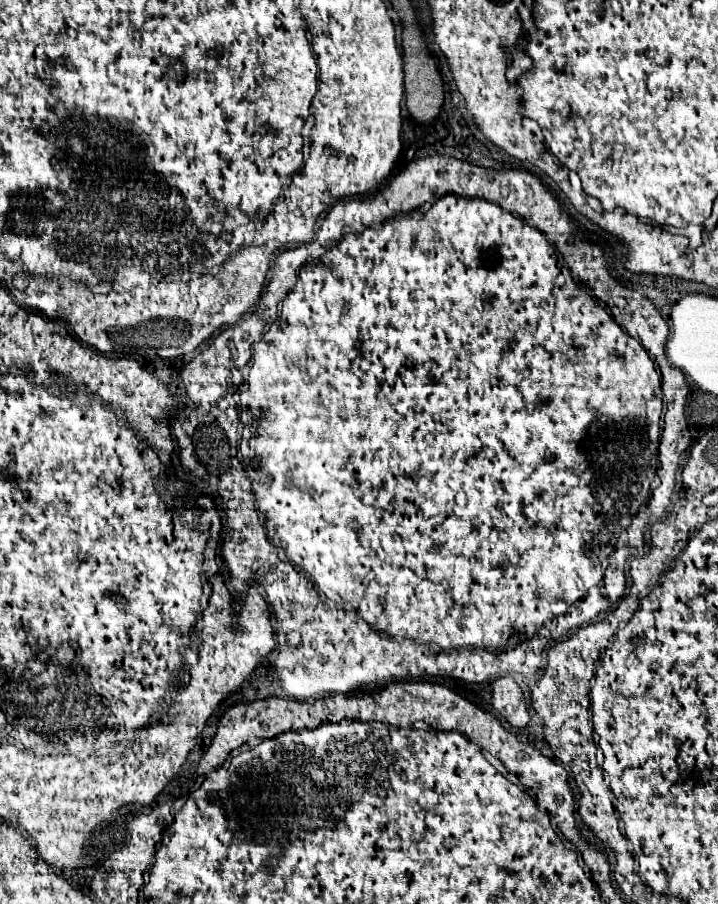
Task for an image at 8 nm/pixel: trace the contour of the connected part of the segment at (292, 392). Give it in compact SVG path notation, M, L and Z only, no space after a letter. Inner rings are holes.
M432 155L432 156L427 156L427 157L422 157L422 158L420 158L420 159L418 159L418 161L412 161L412 163L409 163L409 164L408 164L408 166L407 166L407 167L406 167L406 168L405 168L405 169L404 169L404 170L403 170L403 171L402 171L402 172L400 172L400 173L399 173L399 175L396 175L396 176L394 176L394 177L393 177L393 178L392 178L392 179L391 179L391 180L390 180L390 181L389 181L389 182L388 182L388 184L387 184L387 185L385 185L385 186L384 186L384 187L383 187L383 188L381 188L381 189L380 189L380 191L379 191L379 192L378 192L378 193L377 193L377 194L375 194L375 195L373 195L373 197L370 197L370 198L373 198L373 199L368 199L368 198L366 198L366 200L354 200L354 199L352 199L352 200L348 200L348 201L340 201L340 202L337 202L337 203L338 203L338 204L335 204L335 205L334 205L334 206L332 206L332 207L331 207L331 208L330 208L330 209L329 209L329 211L328 211L328 212L327 212L327 213L326 213L326 215L325 215L325 217L324 217L324 218L323 218L323 219L322 219L322 221L321 221L321 222L320 222L320 223L319 223L319 229L317 229L317 231L320 231L320 232L318 232L318 233L321 233L321 234L320 234L320 235L319 235L319 237L318 237L318 236L317 236L317 237L316 237L316 238L314 238L314 240L316 240L316 241L318 241L318 242L320 242L320 241L321 241L321 243L322 243L322 242L323 242L323 241L324 241L324 239L326 239L326 238L327 238L327 236L328 236L328 241L327 241L327 242L326 242L326 243L328 243L328 245L329 245L329 240L332 240L332 241L330 241L330 242L334 242L334 241L335 241L335 242L336 242L336 243L334 243L334 245L332 245L332 249L330 249L330 251L326 251L326 253L324 253L324 255L322 255L322 257L318 257L318 259L316 259L316 261L312 261L312 263L309 263L309 261L310 261L310 260L311 260L311 259L310 259L310 257L311 257L311 255L310 255L310 254L308 254L308 253L307 253L307 254L306 254L306 252L308 252L308 249L309 249L309 246L312 246L312 242L311 242L311 243L307 243L307 244L303 244L303 245L302 245L302 246L301 246L301 247L299 247L299 248L298 248L298 249L294 249L294 250L287 250L287 251L285 251L285 252L284 252L284 253L282 253L282 254L280 254L280 255L279 255L279 256L277 256L277 258L276 258L276 259L277 259L277 260L276 260L276 263L275 263L275 264L274 264L274 266L273 266L273 267L274 267L274 268L273 268L273 273L272 273L272 276L271 276L271 278L270 278L270 280L269 280L269 281L268 281L268 282L267 282L267 286L266 286L266 290L265 290L265 291L264 291L264 293L263 293L263 295L262 295L262 297L261 297L261 298L260 298L260 300L259 300L259 302L258 302L258 304L257 304L257 306L256 306L256 307L257 307L257 310L255 310L255 311L253 311L253 310L251 310L251 311L248 311L248 312L246 312L246 313L245 313L245 314L244 314L244 316L243 316L243 317L242 317L242 319L241 319L241 320L240 320L240 321L238 321L238 322L237 322L237 323L236 323L236 324L235 324L235 325L230 325L230 327L226 327L226 329L222 329L222 331L220 331L220 333L218 333L218 337L214 337L214 339L212 339L212 341L210 341L210 343L208 343L208 347L206 347L206 349L204 349L204 351L200 351L200 353L198 353L198 355L196 355L196 357L194 357L194 359L192 359L192 361L190 361L190 363L188 363L188 365L184 365L184 369L182 369L182 373L180 373L180 375L182 375L182 379L184 379L184 381L186 381L186 397L188 397L188 403L186 403L186 405L180 405L180 407L178 407L178 409L176 409L176 411L174 411L174 419L172 419L172 425L170 425L170 427L172 427L172 433L174 433L174 437L176 437L176 443L178 443L178 447L180 447L180 449L178 449L178 457L180 457L180 465L182 465L182 469L184 469L184 473L186 473L186 477L188 477L188 479L190 479L190 481L192 481L192 483L194 483L194 481L196 481L196 487L198 487L198 489L200 489L200 491L202 491L202 493L206 493L206 495L210 495L210 497L212 497L212 499L214 499L214 507L216 507L216 511L218 511L218 513L220 513L220 517L222 517L222 531L220 531L220 537L222 537L222 541L220 541L220 555L222 555L222 561L224 561L224 567L226 567L226 571L228 571L228 577L230 577L230 585L232 585L232 589L234 589L234 591L236 591L236 593L238 593L238 595L246 595L246 593L248 593L248 589L250 589L250 587L252 587L252 585L256 585L256 583L258 583L258 585L260 585L260 587L262 587L262 589L264 589L264 593L266 593L266 595L264 595L264 599L266 599L266 603L268 603L268 607L269 607L269 613L270 613L270 618L271 618L271 622L272 622L272 624L273 624L273 627L274 627L274 629L276 629L276 633L277 633L277 643L278 643L278 655L276 655L276 661L274 661L274 671L276 671L276 677L278 677L278 681L280 681L280 685L282 685L282 689L284 689L284 693L286 693L286 695L288 695L288 697L290 697L290 699L300 699L300 701L302 701L302 699L306 699L306 697L328 697L328 695L334 695L334 693L354 693L354 691L356 691L356 689L358 689L358 691L364 691L364 687L366 687L366 691L368 691L368 689L384 689L384 687L386 687L386 685L388 685L388 683L390 683L390 681L404 681L404 679L408 679L408 681L414 681L414 679L420 679L420 677L422 677L422 679L426 679L426 677L444 677L444 675L454 675L454 679L458 679L458 681L466 681L466 682L462 682L462 686L464 686L464 687L463 687L463 688L462 688L462 692L463 692L463 691L464 691L464 692L465 692L465 694L467 694L467 684L476 684L476 683L484 683L484 681L488 681L488 682L489 682L489 683L490 683L490 685L491 685L491 683L492 683L492 682L493 682L493 681L494 681L494 680L495 680L495 679L497 679L497 678L499 678L499 677L504 677L504 676L507 676L507 675L524 675L524 677L526 677L526 675L534 675L534 673L538 673L538 671L540 671L540 667L542 667L542 655L544 655L544 651L546 651L546 647L550 647L550 643L554 643L554 641L560 641L560 639L562 639L562 637L568 637L568 635L572 635L572 633L574 633L574 631L576 631L576 629L580 629L580 625L578 625L578 621L574 621L574 617L562 617L562 621L560 621L560 623L558 623L558 629L556 629L556 625L544 625L544 623L546 623L546 621L550 621L550 619L556 619L556 617L558 617L558 615L564 615L564 613L566 613L566 611L568 611L568 607L570 607L570 613L582 613L582 617L586 617L586 621L590 621L590 617L598 617L598 615L600 615L600 613L602 613L602 611L606 611L606 609L608 609L608 607L612 607L612 605L616 605L616 603L618 603L618 599L620 599L620 597L622 597L622 595L624 595L624 589L626 589L626 577L624 577L624 565L626 565L626 557L624 557L624 553L622 553L622 555L620 555L620 557L618 557L618 555L616 555L616 539L618 539L618 535L620 535L620 533L622 533L622 531L626 531L626 527L628 527L628 525L630 525L630 513L634 513L634 509L638 509L638 505L642 505L642 501L648 501L648 499L650 499L650 485L652 485L652 471L654 471L654 477L656 477L656 471L658 471L658 467L660 467L660 463L658 463L658 447L660 447L660 457L662 457L662 465L670 465L670 473L676 473L676 471L678 471L678 467L680 467L680 461L682 461L682 457L684 457L684 453L686 453L686 451L688 451L688 447L690 447L690 443L692 443L692 439L690 439L690 433L688 433L688 425L686 425L686 395L688 395L688 383L686 383L686 377L684 377L684 373L682 373L682 371L680 371L680 369L678 369L678 367L672 367L672 365L668 365L668 363L666 363L666 355L664 355L664 345L666 345L666 339L668 339L668 325L666 325L666 321L664 321L664 317L662 317L662 315L660 315L660 313L658 313L658 309L656 309L656 307L654 307L654 303L652 303L652 301L650 301L650 299L648 299L648 297L644 297L644 295L640 295L640 293L638 293L638 291L636 291L636 289L630 289L630 287L624 287L624 285L622 285L622 283L620 283L620 281L618 281L618 279L614 279L614 277L612 277L612 275L610 275L610 271L608 271L608 263L606 263L606 255L604 255L604 249L603 249L603 247L602 247L602 246L601 246L601 245L599 245L599 244L598 244L598 243L591 243L591 242L590 242L590 241L564 241L564 239L566 239L566 235L564 235L564 233L568 233L568 231L566 231L566 229L568 229L568 217L564 217L564 211L562 211L562 207L560 207L560 203L558 203L558 201L556 201L556 199L554 199L554 195L552 195L552 193L550 193L550 191L548 191L548 189L546 189L546 187L544 187L544 185L542 185L542 181L540 181L540 179L538 179L538 177L536 177L536 175L532 175L532 173L528 173L528 171L524 171L524 169L500 169L500 171L496 171L496 169L486 169L486 167L478 167L478 165L470 165L470 163L464 163L464 161L458 161L458 159L454 159L454 157L449 157L449 156L443 156L443 155ZM432 201L434 201L434 205L432 205L432 207L430 207L430 211L426 211L426 213L420 213L420 211L412 211L412 210L414 210L414 209L418 209L418 207L422 207L422 205L424 205L424 203L432 203ZM382 203L384 203L384 211L386 211L386 207L388 207L388 213L384 213L384 215L382 215L382 213L380 213L380 209L382 209ZM520 217L522 217L522 219L526 219L526 221L530 221L530 223L532 223L532 225L534 225L534 221L536 221L536 227L538 227L538 229L540 229L540 231L542 231L542 233L544 233L544 235L546 235L546 237L544 237L544 235L542 235L542 233L540 233L540 231L538 231L538 229L534 229L534 227L530 227L530 225L526 225L526 221L522 221L522 219L520 219ZM282 300L284 300L284 303L282 303L282 305L284 305L284 307L282 307L282 313L280 313L280 315L278 315L278 309L277 309L277 305L278 305L278 303L279 303L279 302L281 302L281 301L282 301ZM648 355L650 355L650 357L652 357L652 359L654 359L654 361L656 361L656 363L658 363L658 367L660 367L660 373L662 373L662 387L660 387L660 375L658 375L658 371L656 371L656 365L654 365L654 361L652 361L652 359L650 359L650 357L648 357ZM248 361L250 361L250 371L248 371L248 377L246 377L246 385L244 385L244 389L242 389L242 391L240 391L240 385L242 385L242 383L244 383L244 371L242 371L242 369L246 369L246 365L248 365ZM662 391L664 391L664 403L666 403L666 409L668 409L668 411L666 411L666 415L664 415L664 431L662 431L662 441L660 441L660 413L662 413ZM334 603L338 603L338 605L342 605L342 607L346 607L346 609L348 609L348 611L354 611L354 613L356 613L356 617L350 617L350 613L346 613L346 609L338 609L338 605L334 605Z

